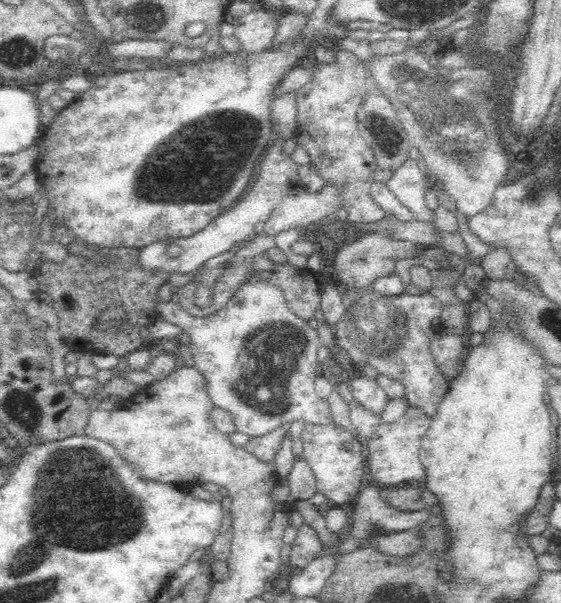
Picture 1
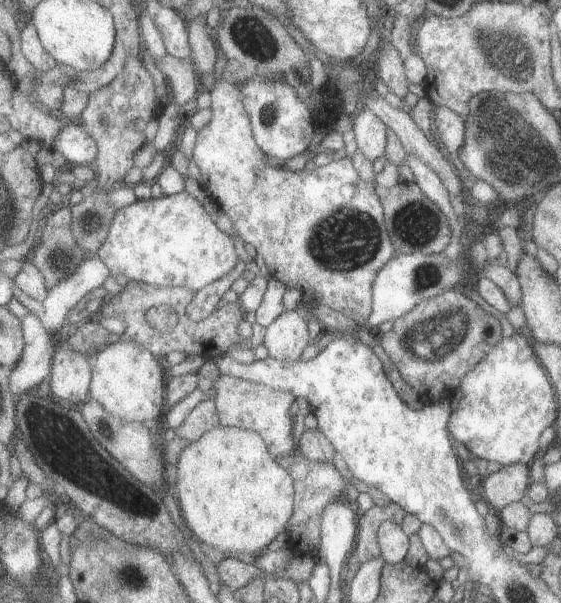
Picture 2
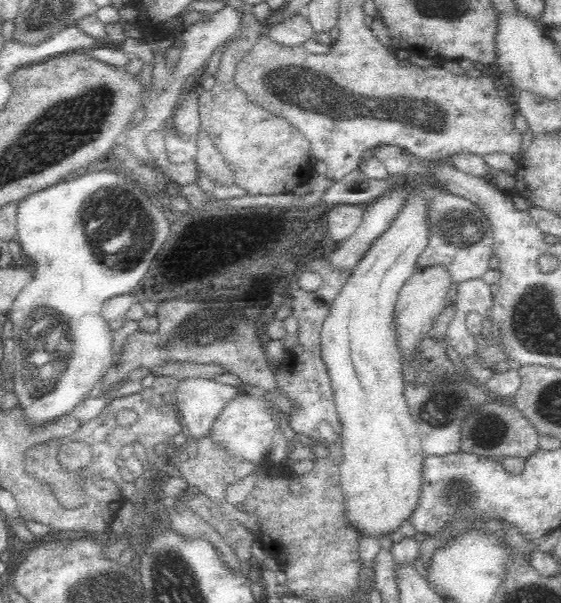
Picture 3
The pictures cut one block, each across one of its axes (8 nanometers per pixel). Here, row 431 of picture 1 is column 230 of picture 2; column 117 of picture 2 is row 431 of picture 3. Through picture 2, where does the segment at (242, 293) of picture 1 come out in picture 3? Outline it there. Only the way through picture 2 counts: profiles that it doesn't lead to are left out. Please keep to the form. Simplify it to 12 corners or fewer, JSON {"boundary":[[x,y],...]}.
{"boundary":[[240,394],[210,432],[234,456],[258,464],[272,454],[272,410]]}

